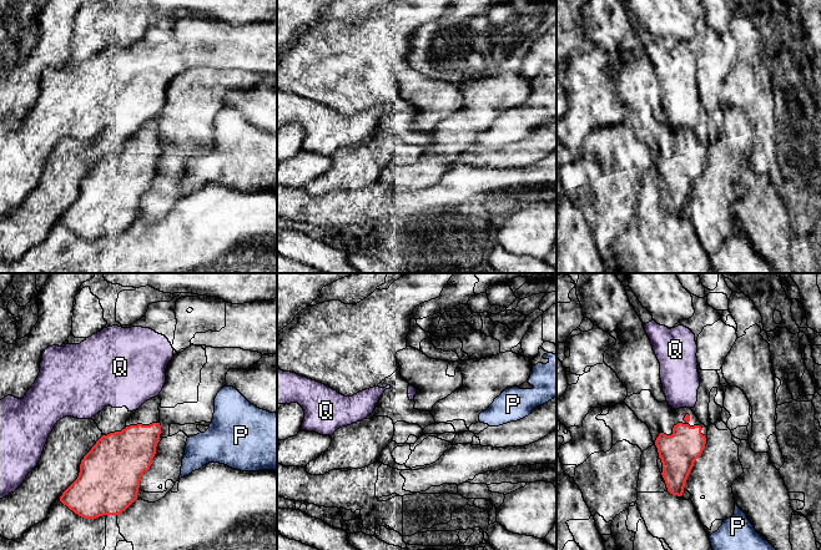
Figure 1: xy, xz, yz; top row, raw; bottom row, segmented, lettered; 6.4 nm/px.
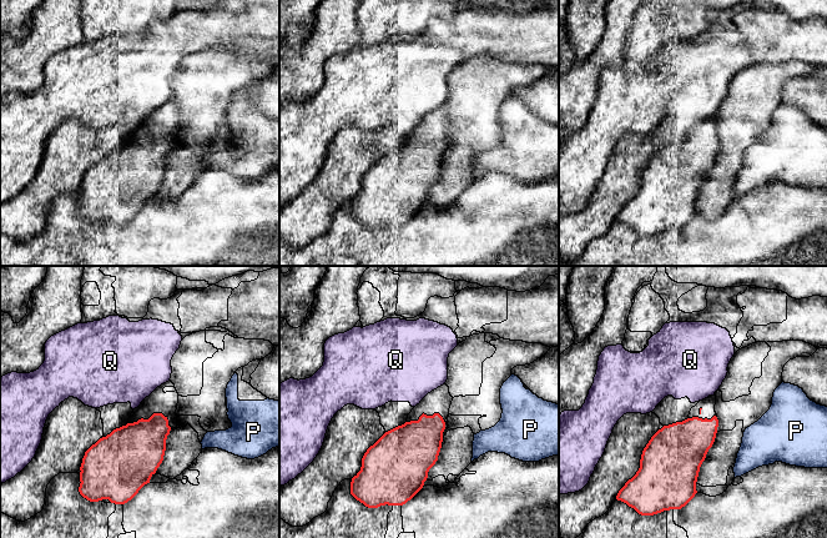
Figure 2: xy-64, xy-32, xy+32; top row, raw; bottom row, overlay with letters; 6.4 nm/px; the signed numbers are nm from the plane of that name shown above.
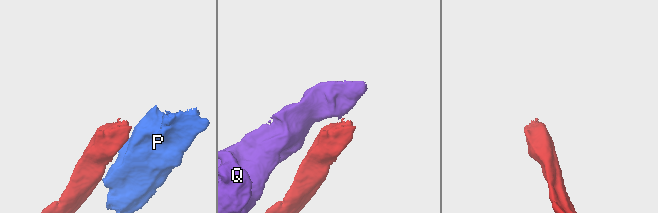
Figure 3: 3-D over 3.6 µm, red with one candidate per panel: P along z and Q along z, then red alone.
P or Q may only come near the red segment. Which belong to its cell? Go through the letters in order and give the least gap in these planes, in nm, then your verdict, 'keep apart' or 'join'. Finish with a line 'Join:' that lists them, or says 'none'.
P: 180 nm | keep apart
Q: 50 nm | keep apart
Join: none

